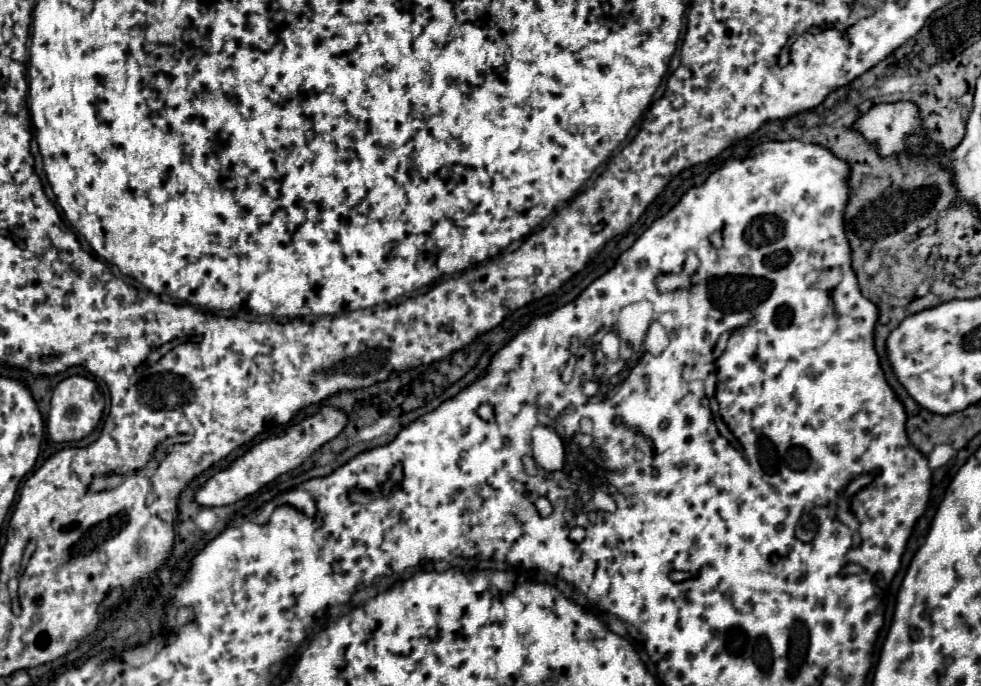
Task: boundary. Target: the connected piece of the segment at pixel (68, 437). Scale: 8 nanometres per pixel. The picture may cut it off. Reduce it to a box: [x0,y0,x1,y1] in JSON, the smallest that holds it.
[46,376,104,442]

